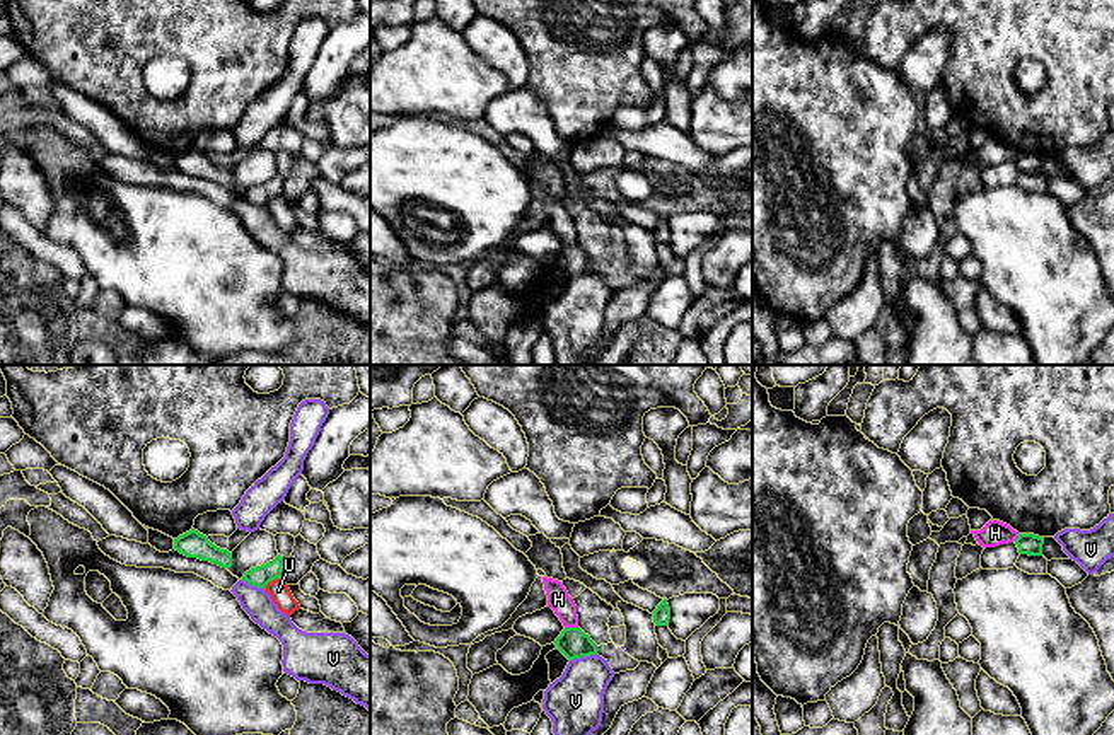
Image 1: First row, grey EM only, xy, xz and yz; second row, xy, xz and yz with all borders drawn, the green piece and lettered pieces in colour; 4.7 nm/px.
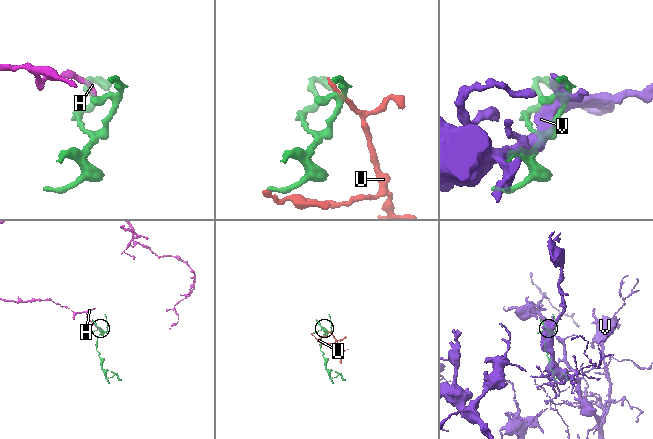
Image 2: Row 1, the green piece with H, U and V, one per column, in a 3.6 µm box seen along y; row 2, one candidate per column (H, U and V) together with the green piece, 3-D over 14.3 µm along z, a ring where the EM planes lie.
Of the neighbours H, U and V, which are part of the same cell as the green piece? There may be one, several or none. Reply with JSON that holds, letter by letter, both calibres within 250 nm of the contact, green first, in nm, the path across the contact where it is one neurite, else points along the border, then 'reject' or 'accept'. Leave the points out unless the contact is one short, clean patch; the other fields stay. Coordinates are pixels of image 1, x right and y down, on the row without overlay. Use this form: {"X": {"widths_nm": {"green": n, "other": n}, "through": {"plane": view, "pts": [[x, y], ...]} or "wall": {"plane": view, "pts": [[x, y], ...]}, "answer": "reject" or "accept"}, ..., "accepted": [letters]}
{"H": {"widths_nm": {"green": 140, "other": 110}, "wall": {"plane": "xz", "pts": [[565, 244], [577, 246]]}, "answer": "reject"}, "U": {"widths_nm": {"green": 100, "other": 90}, "answer": "reject"}, "V": {"widths_nm": {"green": 140, "other": 280}, "answer": "reject"}, "accepted": []}

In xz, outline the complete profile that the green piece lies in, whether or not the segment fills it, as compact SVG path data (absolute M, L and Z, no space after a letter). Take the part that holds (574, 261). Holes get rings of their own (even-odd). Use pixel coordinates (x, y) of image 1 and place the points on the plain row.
M565 246L554 263L568 278L597 271L597 263L580 246Z

